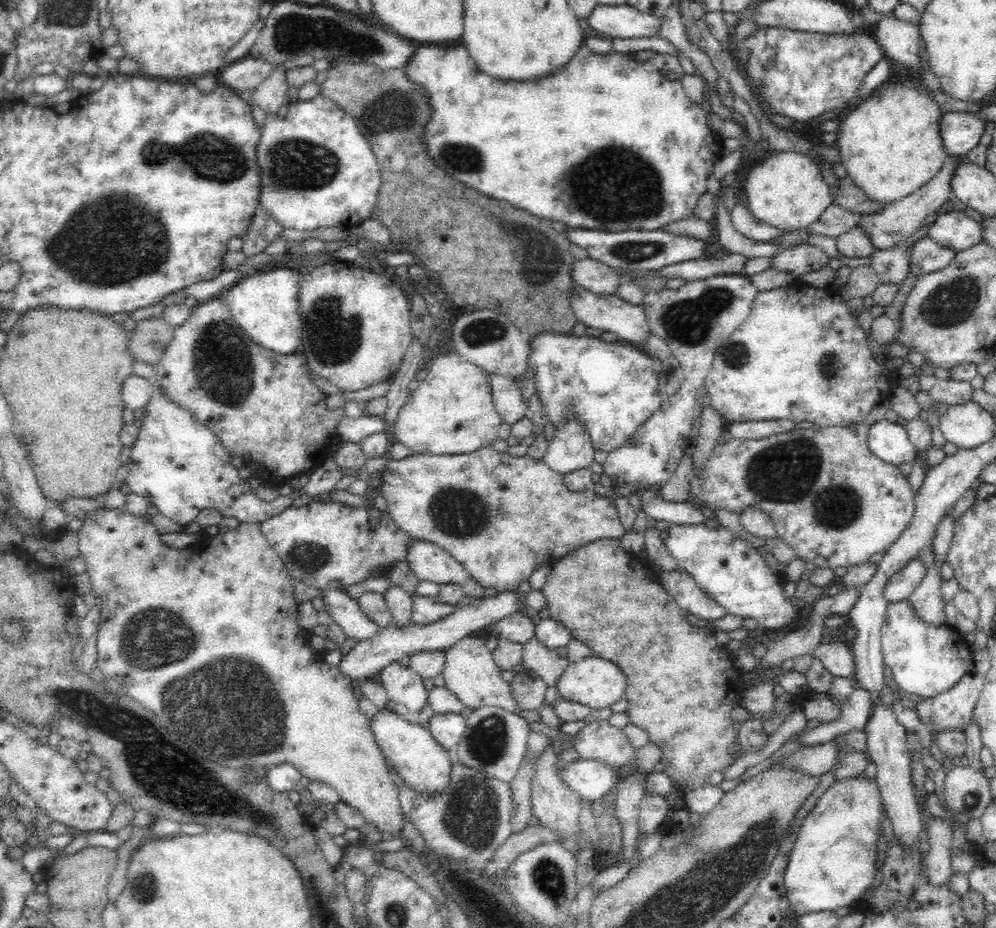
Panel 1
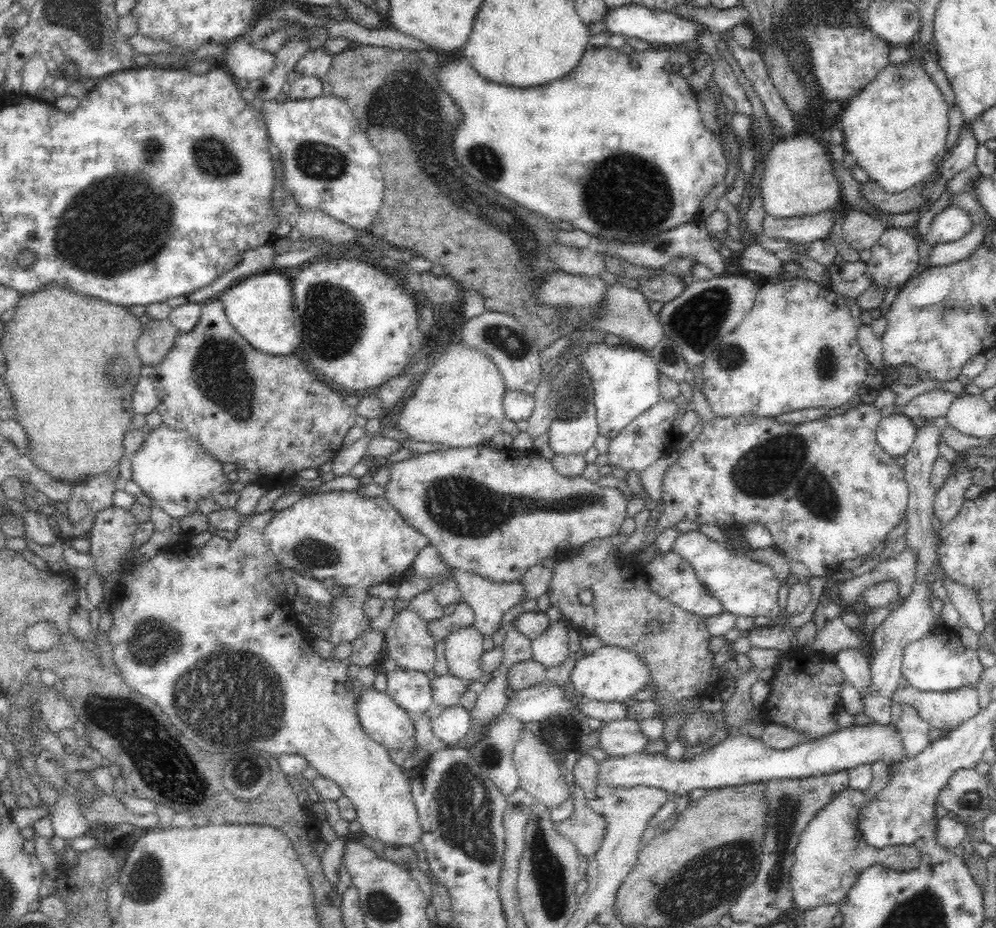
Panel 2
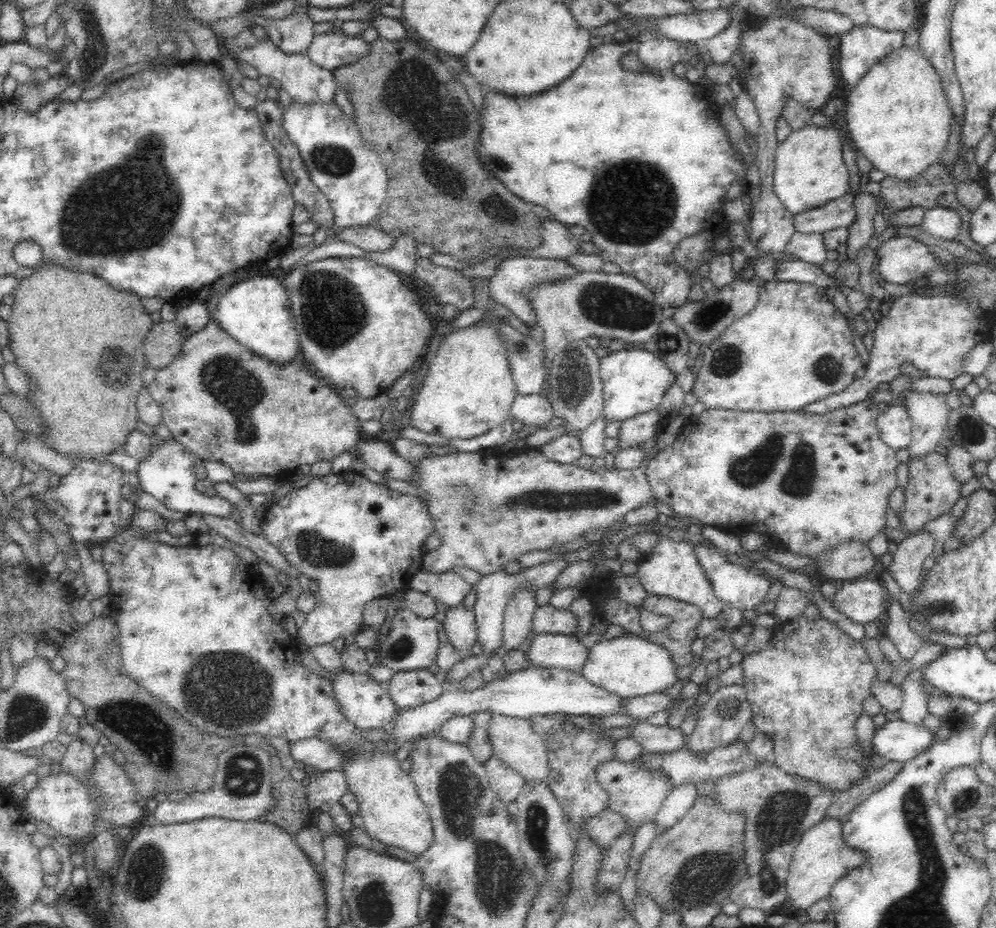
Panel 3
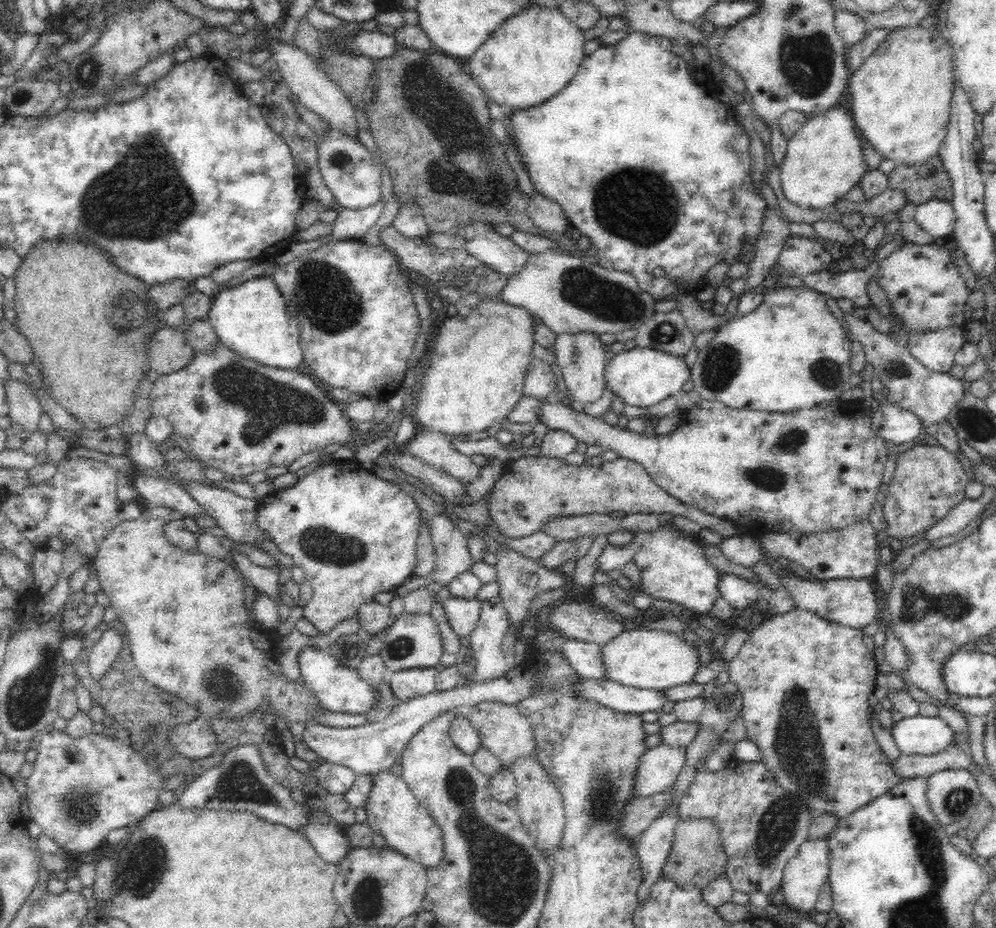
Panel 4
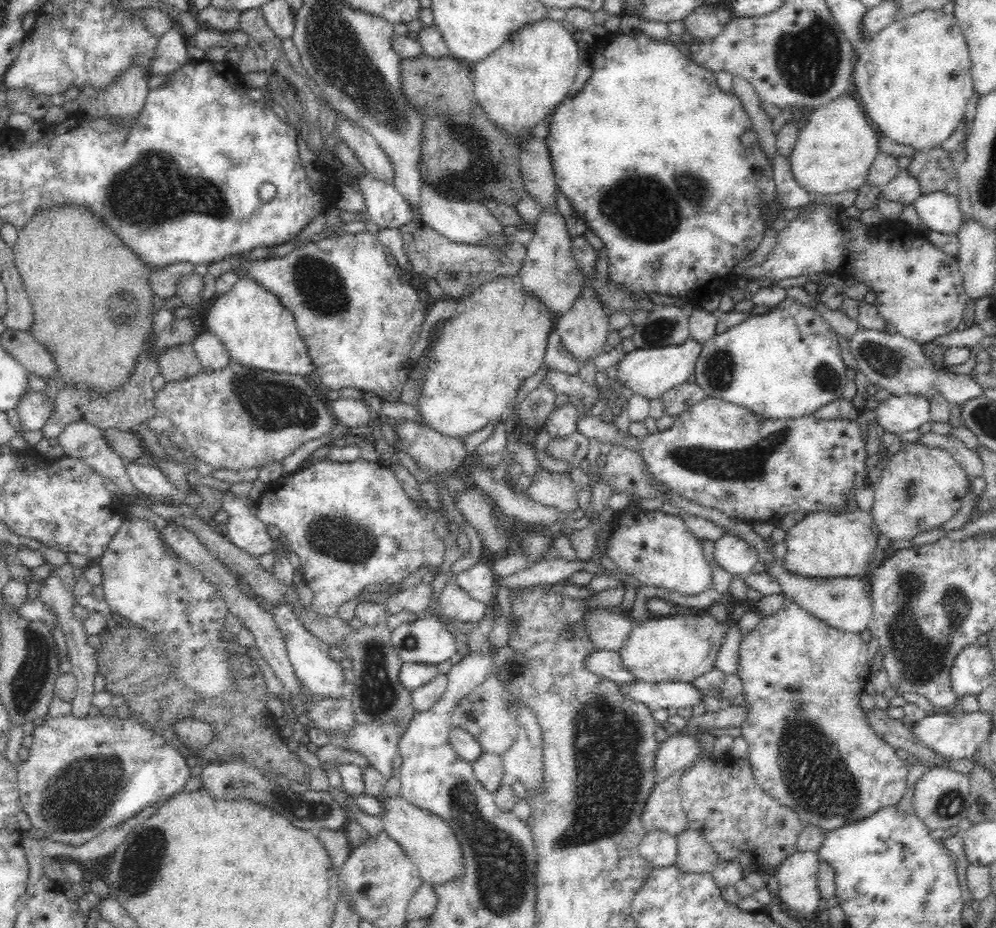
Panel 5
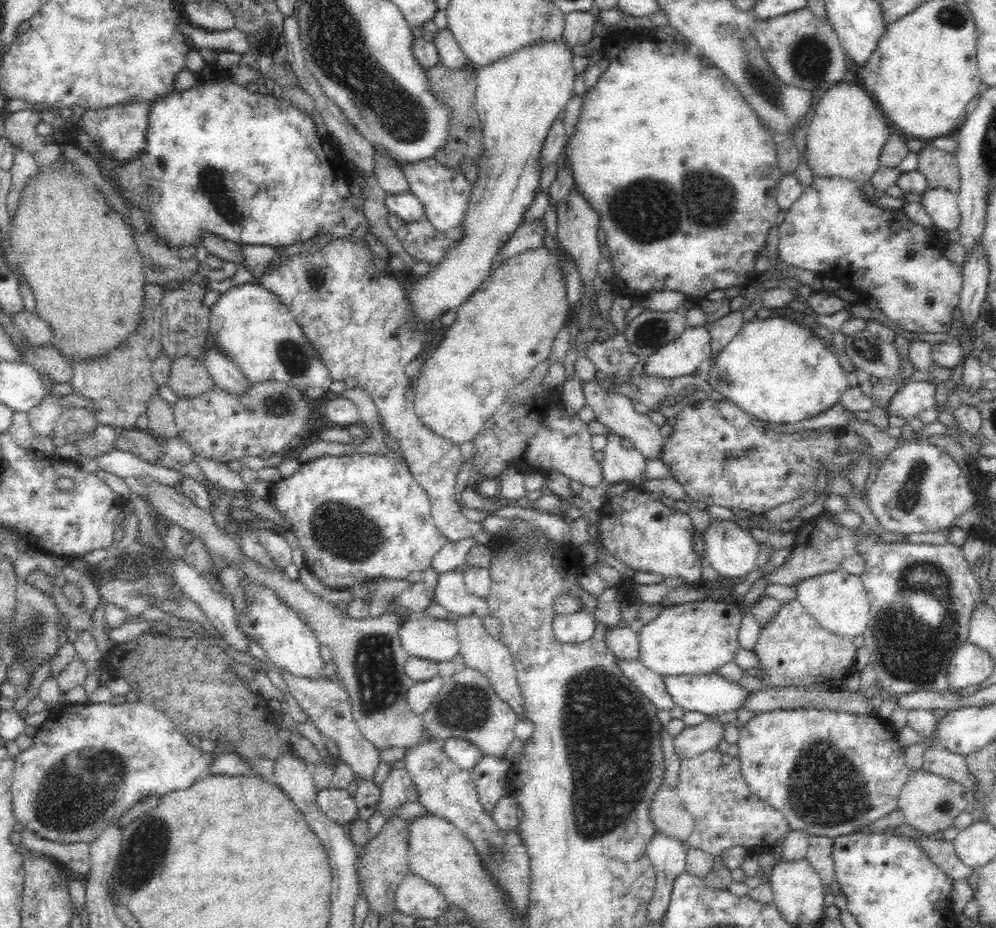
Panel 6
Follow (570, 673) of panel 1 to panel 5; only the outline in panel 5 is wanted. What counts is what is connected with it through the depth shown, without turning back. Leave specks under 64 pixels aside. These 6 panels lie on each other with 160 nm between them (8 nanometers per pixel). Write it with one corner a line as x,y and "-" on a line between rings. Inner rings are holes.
686,609
674,615
661,615
642,623
634,623
630,636
618,650
622,665
634,675
634,680
657,682
687,682
714,669
716,654
722,646
726,630
734,621
720,624
707,610

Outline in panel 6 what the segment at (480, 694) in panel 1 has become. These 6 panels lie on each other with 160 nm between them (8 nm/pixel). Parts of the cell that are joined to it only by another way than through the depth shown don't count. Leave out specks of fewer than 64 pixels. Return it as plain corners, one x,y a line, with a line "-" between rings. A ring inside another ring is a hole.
448,571
438,574
434,587
435,602
446,608
448,614
458,614
460,617
476,615
480,618
489,614
485,599
478,599
468,592
462,572

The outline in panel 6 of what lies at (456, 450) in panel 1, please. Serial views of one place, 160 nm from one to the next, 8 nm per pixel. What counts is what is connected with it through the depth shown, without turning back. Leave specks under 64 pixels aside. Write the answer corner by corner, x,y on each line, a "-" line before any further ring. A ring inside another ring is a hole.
546,248
528,250
495,266
470,298
455,309
456,318
448,326
440,346
426,358
412,381
410,401
420,420
432,432
458,445
472,441
513,389
530,377
539,364
547,361
556,334
566,326
571,315
560,267
561,262

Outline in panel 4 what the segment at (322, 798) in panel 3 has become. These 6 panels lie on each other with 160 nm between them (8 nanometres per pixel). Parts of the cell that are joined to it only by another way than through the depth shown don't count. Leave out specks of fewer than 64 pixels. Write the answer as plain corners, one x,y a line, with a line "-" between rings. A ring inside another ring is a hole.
324,762
322,766
313,766
310,772
315,778
317,786
326,788
328,794
344,794
350,790
358,776
346,766
328,762

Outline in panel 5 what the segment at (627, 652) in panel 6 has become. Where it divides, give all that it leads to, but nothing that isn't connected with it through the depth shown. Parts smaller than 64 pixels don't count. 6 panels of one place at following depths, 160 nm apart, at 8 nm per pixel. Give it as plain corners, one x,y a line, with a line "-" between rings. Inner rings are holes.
589,608
582,616
588,640
597,649
618,651
630,636
632,619
618,610

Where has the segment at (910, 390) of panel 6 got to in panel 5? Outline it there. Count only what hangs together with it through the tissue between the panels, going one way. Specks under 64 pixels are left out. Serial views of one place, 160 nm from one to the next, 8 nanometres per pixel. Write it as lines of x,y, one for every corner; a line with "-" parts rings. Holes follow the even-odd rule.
891,394
887,400
882,401
876,407
875,420
885,432
893,433
900,439
900,436
905,432
919,430
924,422
930,422
930,407
928,399
920,397
920,395
896,396

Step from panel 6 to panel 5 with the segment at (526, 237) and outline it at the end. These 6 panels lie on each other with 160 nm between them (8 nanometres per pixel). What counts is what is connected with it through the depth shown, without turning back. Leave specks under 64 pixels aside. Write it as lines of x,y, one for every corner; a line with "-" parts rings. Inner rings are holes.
421,220
408,222
398,230
403,239
403,250
413,271
418,275
434,279
442,288
444,298
454,301
470,296
486,282
498,278
514,278
527,254
527,246
522,246
520,242
510,244
510,248
506,250
491,250
487,246
479,248
479,246
451,242

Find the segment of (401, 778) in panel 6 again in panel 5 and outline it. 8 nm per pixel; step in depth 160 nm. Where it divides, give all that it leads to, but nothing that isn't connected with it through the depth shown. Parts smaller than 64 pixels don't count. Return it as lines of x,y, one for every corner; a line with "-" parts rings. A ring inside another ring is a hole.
357,723
342,735
326,732
330,738
328,744
364,757
368,761
368,767
376,768
386,779
394,772
393,760
399,753
403,733
404,727
398,723

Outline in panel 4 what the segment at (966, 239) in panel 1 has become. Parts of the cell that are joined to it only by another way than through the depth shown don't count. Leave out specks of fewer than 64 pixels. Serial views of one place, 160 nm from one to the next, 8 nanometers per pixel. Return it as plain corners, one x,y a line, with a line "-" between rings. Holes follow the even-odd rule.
932,199
917,205
915,221
933,238
950,238
956,228
957,219
951,202

